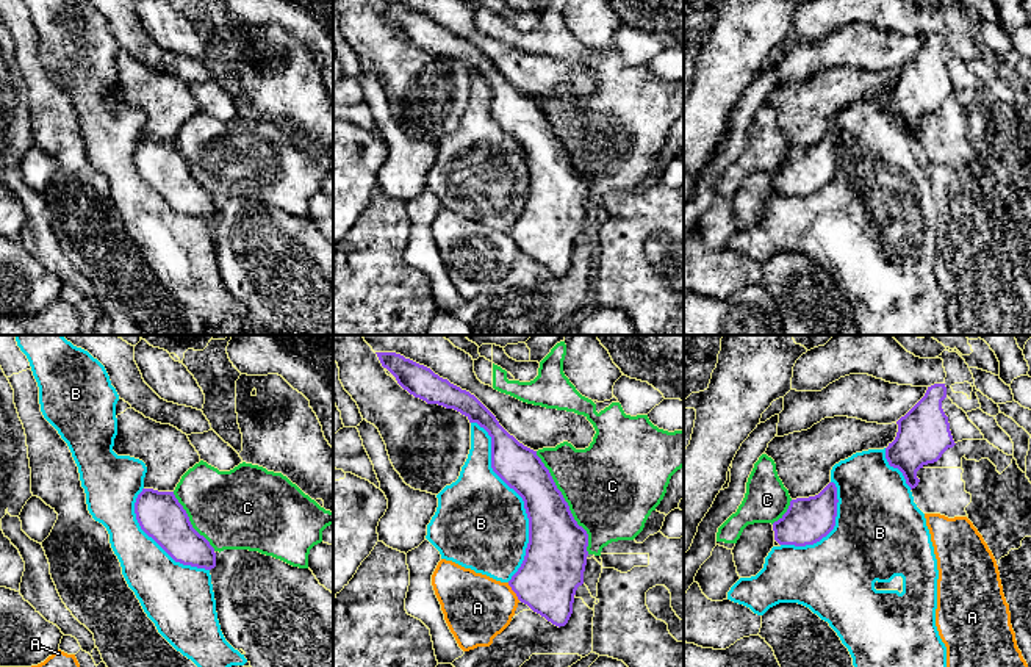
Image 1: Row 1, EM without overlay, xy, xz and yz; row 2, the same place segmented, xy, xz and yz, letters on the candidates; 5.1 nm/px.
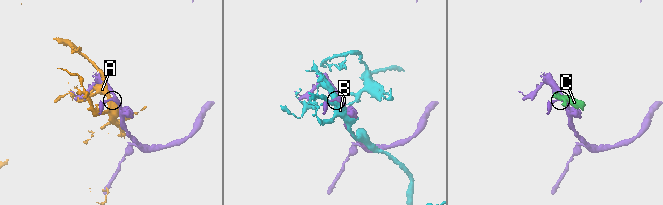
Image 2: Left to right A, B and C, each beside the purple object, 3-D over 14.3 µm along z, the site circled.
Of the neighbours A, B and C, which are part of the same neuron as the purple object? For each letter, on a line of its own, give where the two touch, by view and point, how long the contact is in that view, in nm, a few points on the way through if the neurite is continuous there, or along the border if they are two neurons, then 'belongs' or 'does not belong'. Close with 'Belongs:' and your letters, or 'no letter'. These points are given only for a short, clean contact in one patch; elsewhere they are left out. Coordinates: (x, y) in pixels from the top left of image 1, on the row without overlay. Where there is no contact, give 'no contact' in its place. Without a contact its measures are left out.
A: meets purple in xz at (513, 240); contact 120 nm long; does not belong
B: meets purple in xz at (523, 149); contact 850 nm long; does not belong
C: meets purple in xz at (567, 152); contact 600 nm long; does not belong
Belongs: no letter

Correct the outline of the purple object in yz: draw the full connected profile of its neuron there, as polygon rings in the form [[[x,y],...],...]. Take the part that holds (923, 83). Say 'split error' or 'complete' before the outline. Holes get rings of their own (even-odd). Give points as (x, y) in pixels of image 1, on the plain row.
complete | [[[945,33],[928,36],[925,45],[896,70],[896,86],[886,97],[889,114],[903,122],[911,139],[920,132],[917,121],[956,94],[942,58],[945,47]]]

